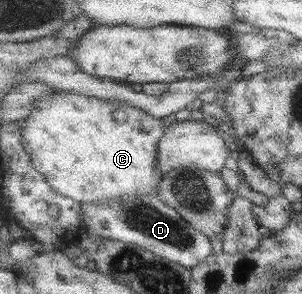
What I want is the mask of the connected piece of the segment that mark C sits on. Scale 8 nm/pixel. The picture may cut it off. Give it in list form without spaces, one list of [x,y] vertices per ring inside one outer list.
[[[61,91],[36,99],[32,112],[24,120],[22,134],[34,168],[46,175],[51,187],[80,204],[92,204],[157,193],[157,184],[163,179],[156,169],[158,145],[166,128],[161,119],[131,104]]]

